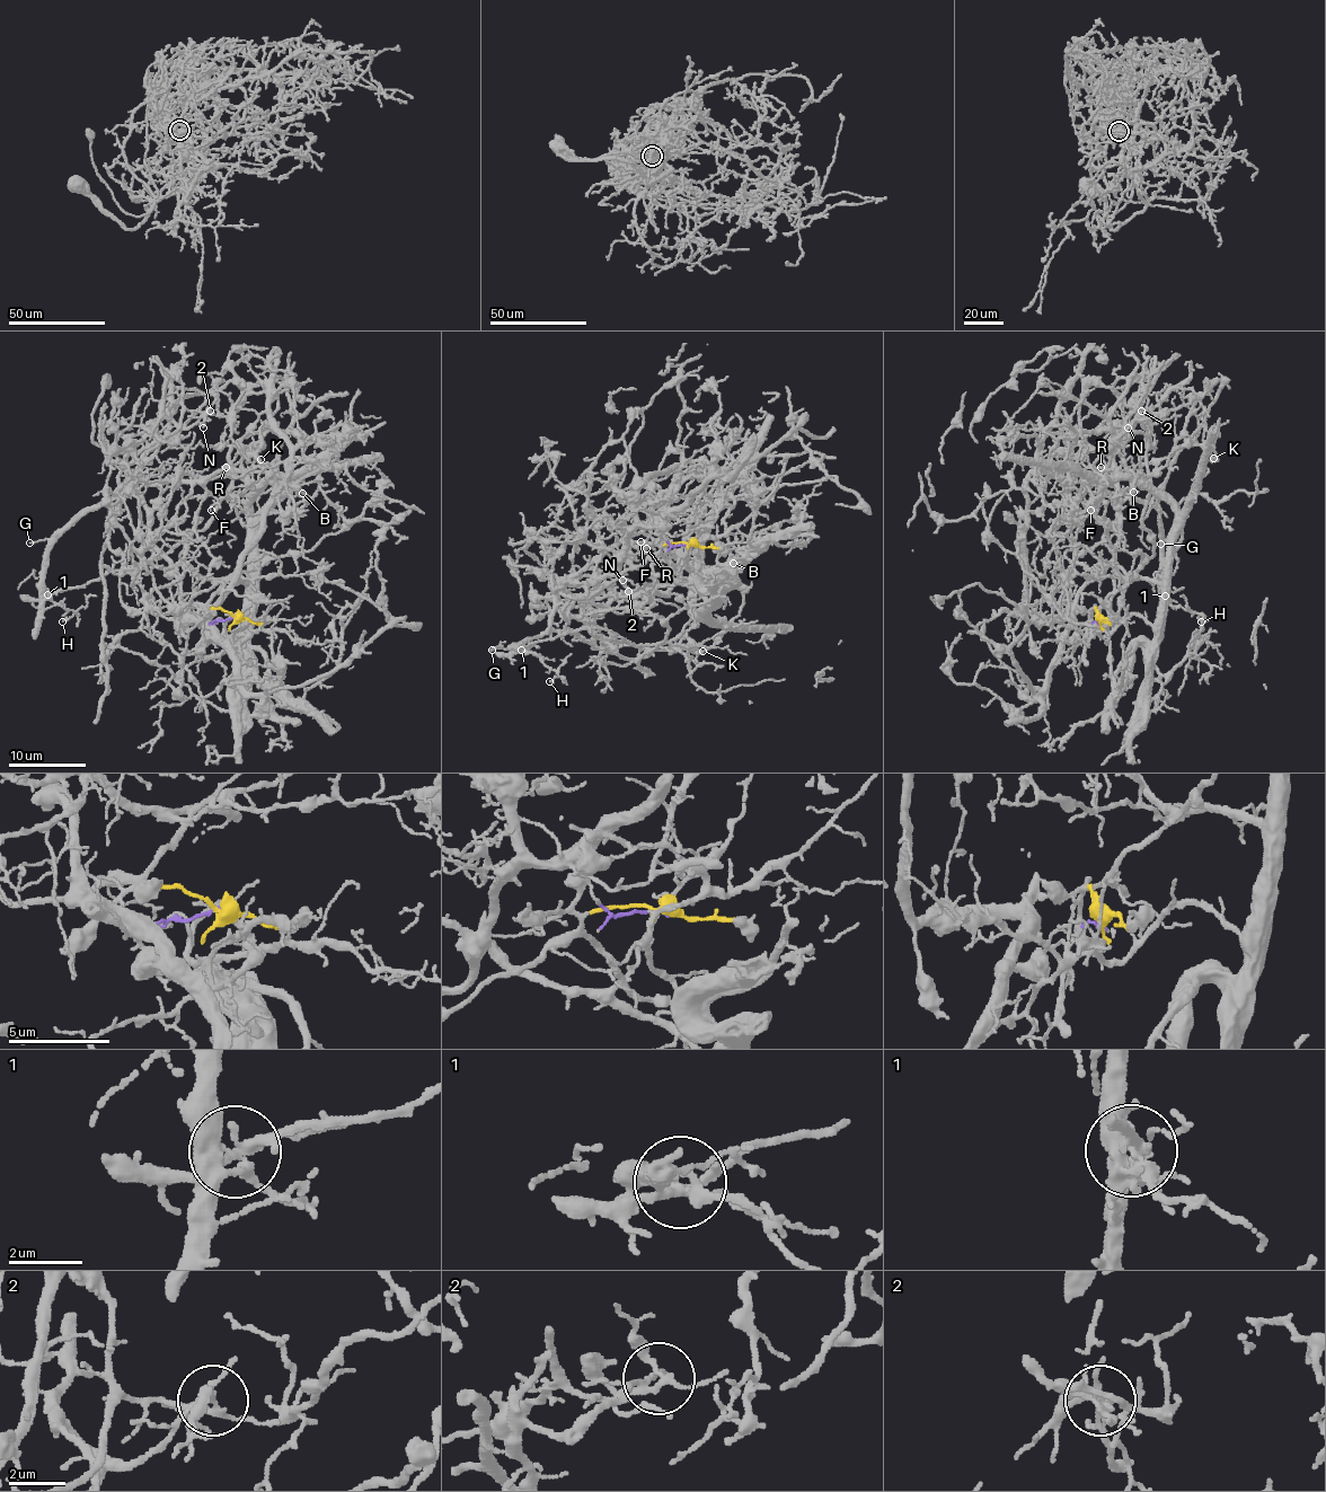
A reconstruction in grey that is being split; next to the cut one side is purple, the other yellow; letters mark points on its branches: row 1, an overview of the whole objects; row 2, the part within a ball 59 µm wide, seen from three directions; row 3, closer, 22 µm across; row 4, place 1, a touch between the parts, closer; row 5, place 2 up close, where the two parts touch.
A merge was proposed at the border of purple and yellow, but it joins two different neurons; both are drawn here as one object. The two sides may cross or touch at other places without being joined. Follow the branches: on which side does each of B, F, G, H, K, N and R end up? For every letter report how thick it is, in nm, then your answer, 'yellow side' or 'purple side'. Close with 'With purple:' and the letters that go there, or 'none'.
B: calibre 120 nm; purple side
F: calibre 110 nm; yellow side
G: calibre 100 nm; yellow side
H: calibre 140 nm; yellow side
K: calibre 130 nm; yellow side
N: calibre 110 nm; yellow side
R: calibre 160 nm; yellow side
With purple: B

